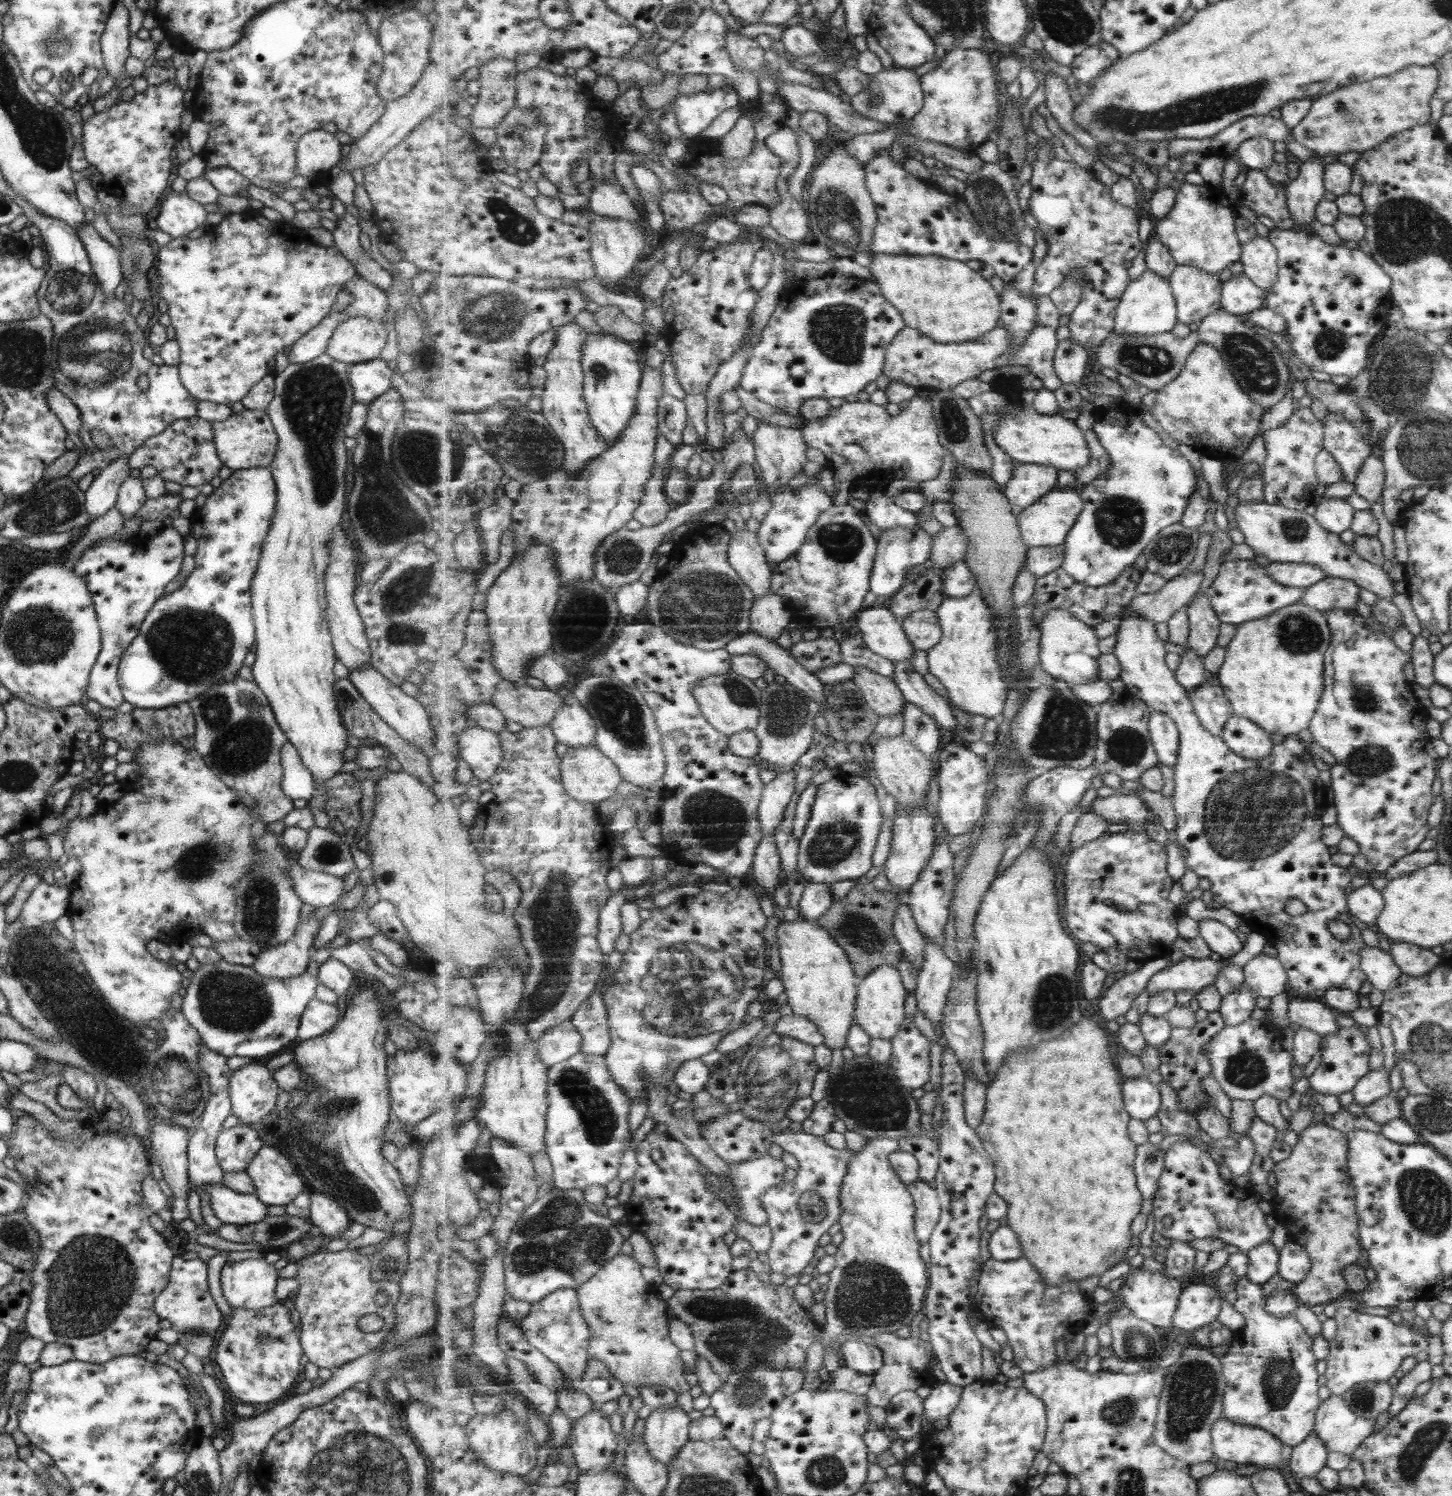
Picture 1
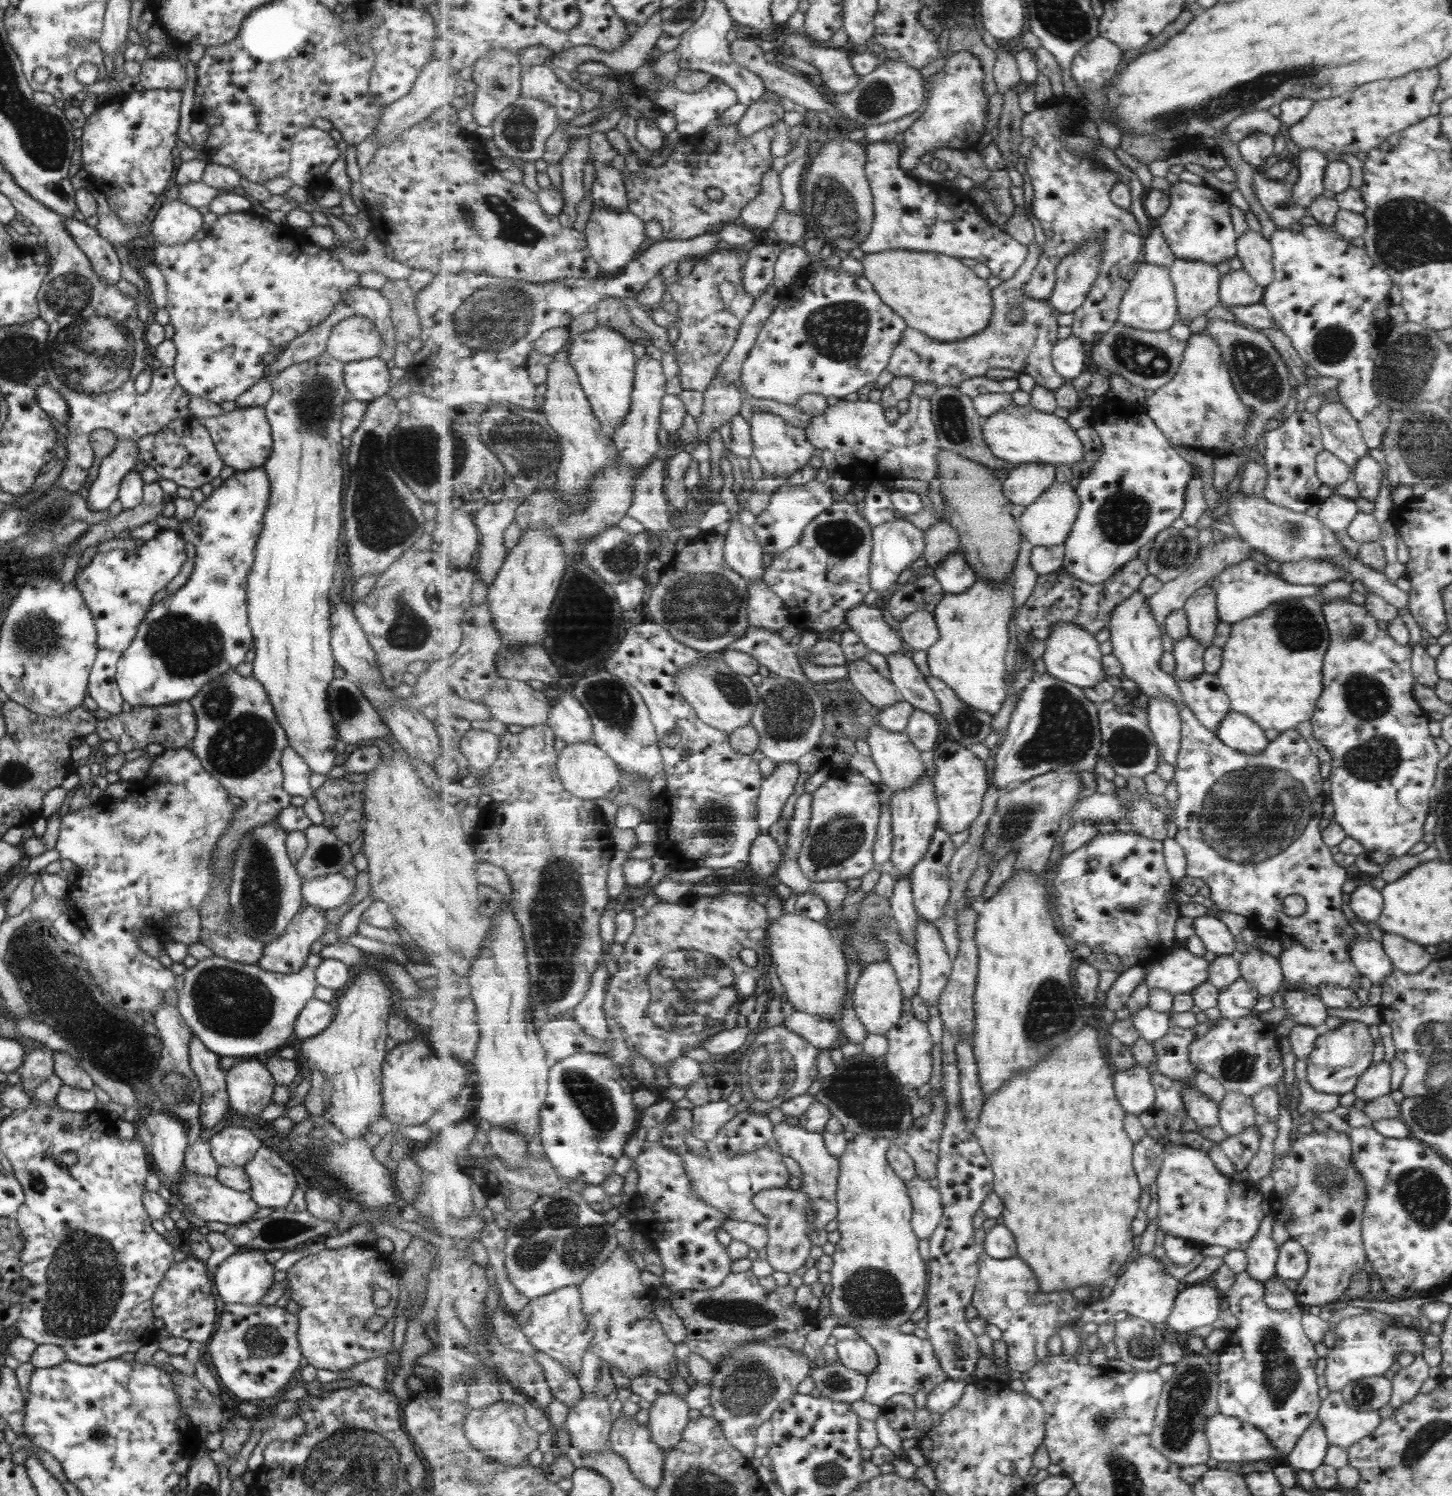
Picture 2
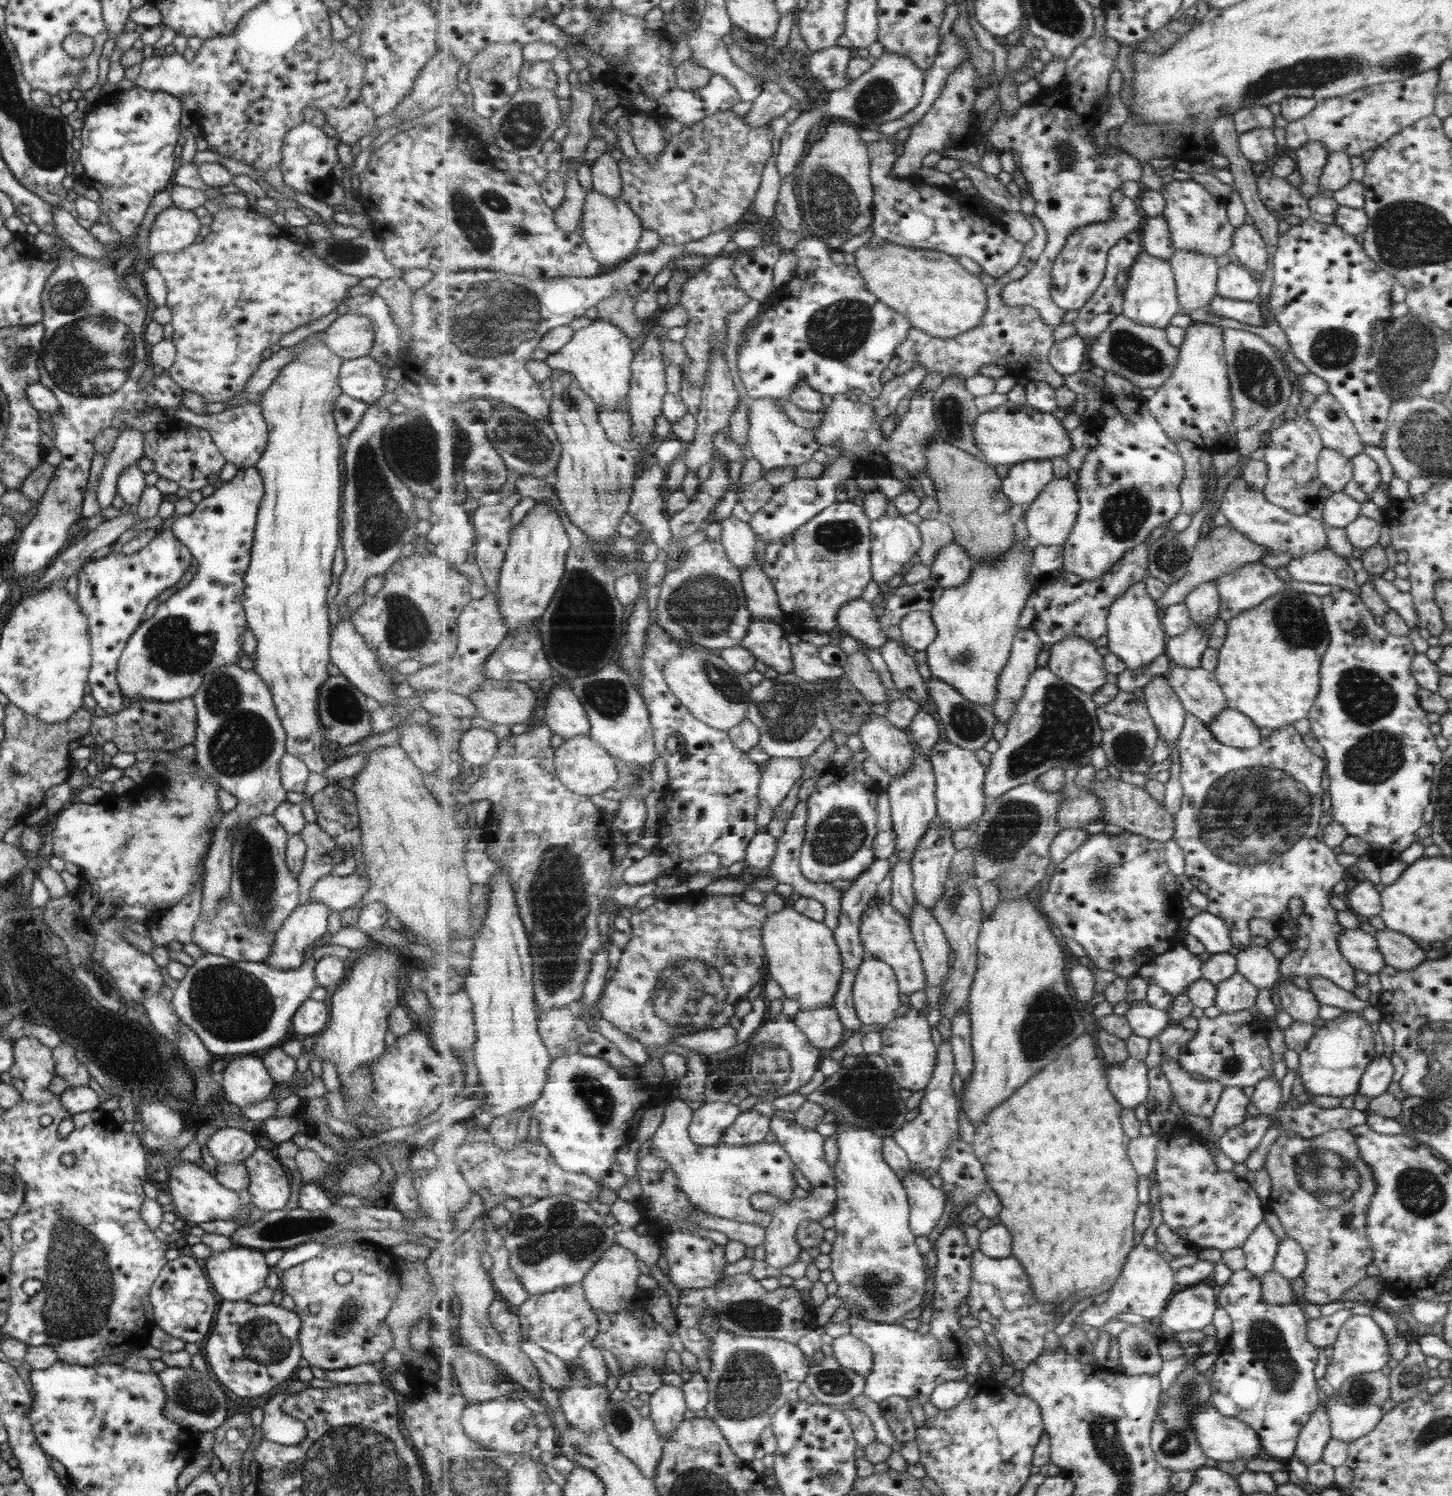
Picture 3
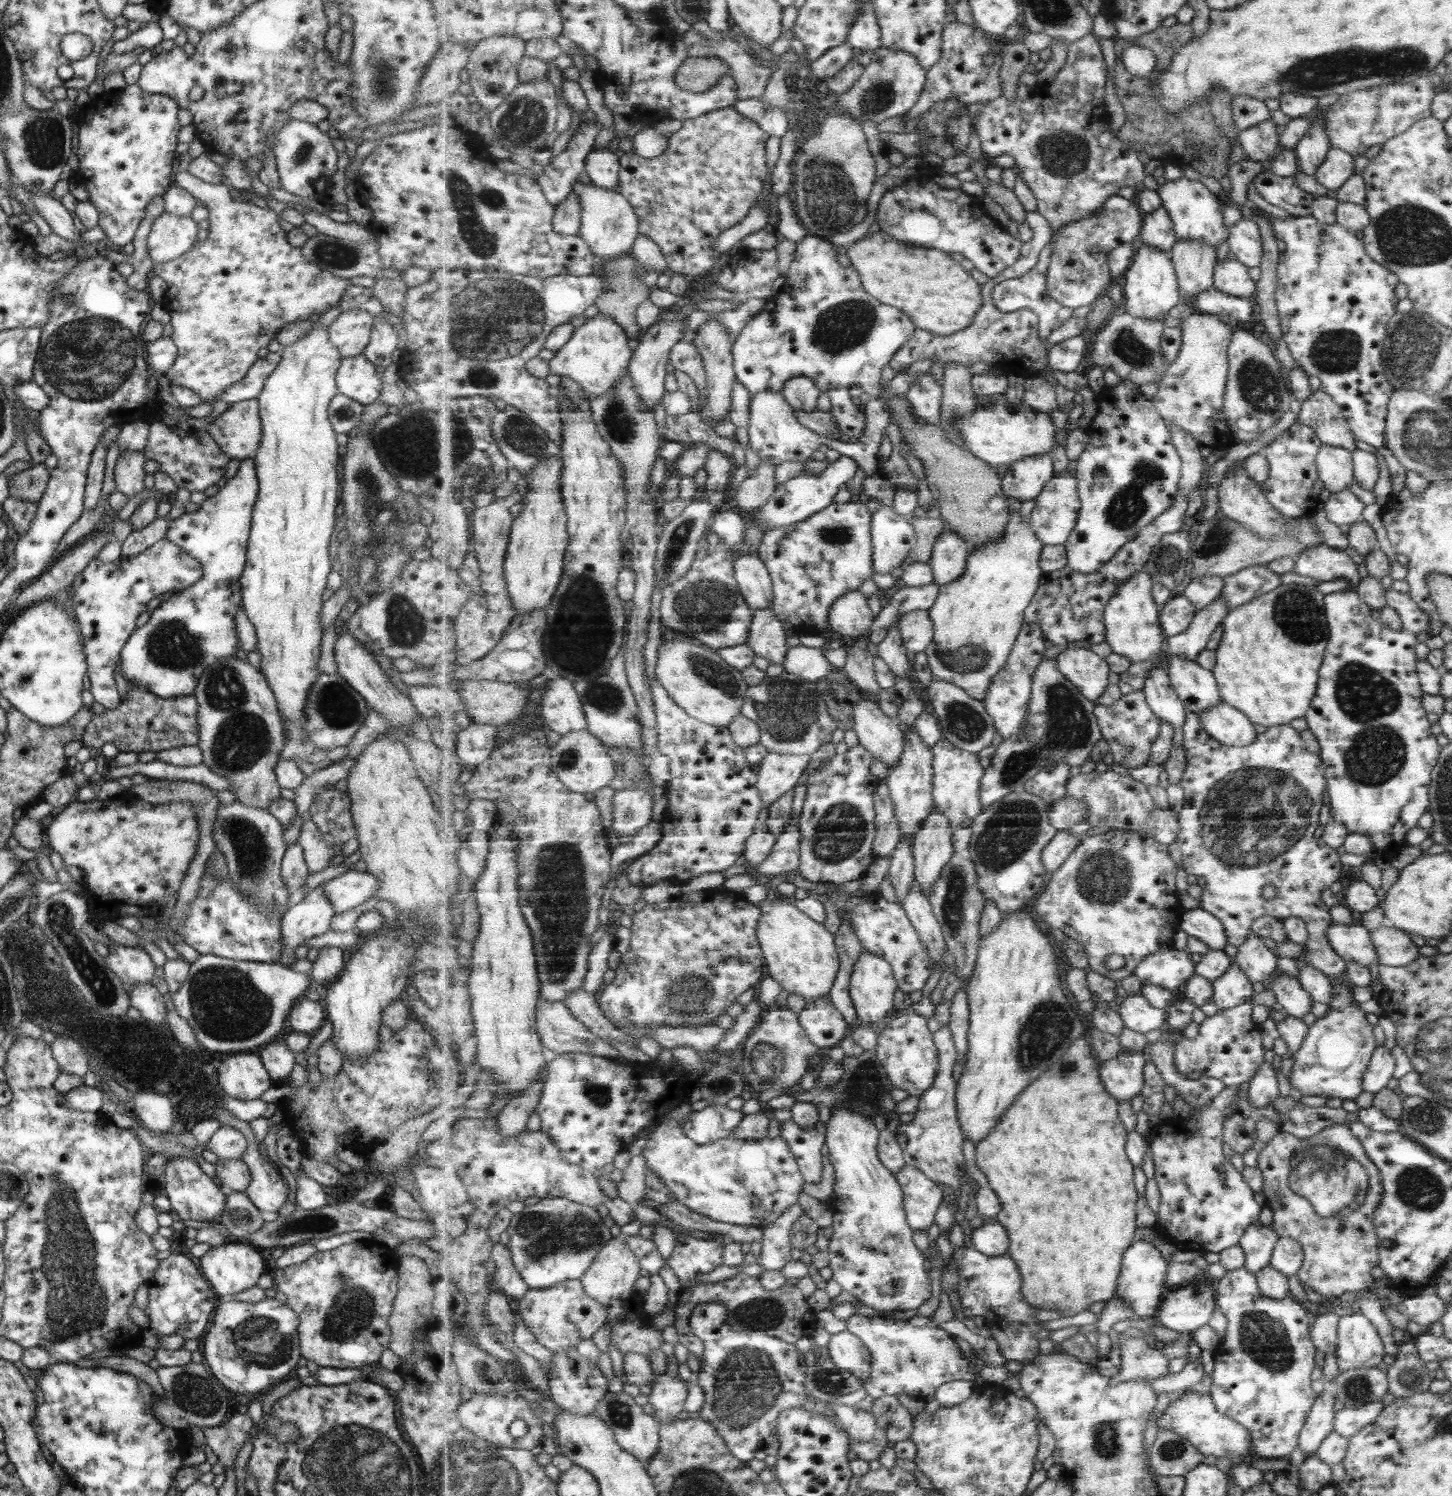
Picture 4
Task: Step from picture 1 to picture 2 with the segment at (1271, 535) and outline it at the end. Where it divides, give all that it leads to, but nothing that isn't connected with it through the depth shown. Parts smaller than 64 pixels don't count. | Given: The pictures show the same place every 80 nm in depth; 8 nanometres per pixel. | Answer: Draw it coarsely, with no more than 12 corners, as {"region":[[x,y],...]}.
{"region":[[1241,491],[1227,515],[1251,548],[1279,563],[1325,559],[1400,611],[1407,594],[1339,547],[1303,512]]}

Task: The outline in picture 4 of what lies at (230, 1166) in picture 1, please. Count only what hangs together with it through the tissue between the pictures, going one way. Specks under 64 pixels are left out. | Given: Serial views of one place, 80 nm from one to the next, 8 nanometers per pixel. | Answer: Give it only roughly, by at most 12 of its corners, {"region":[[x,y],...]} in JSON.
{"region":[[222,1124],[206,1144],[221,1160],[239,1159],[241,1133]]}

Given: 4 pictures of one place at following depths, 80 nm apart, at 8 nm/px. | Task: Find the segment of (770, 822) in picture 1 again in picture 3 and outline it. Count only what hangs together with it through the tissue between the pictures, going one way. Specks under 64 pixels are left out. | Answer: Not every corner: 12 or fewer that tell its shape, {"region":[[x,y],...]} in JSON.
{"region":[[770,757],[753,820],[768,832],[774,810],[803,776],[803,761]]}

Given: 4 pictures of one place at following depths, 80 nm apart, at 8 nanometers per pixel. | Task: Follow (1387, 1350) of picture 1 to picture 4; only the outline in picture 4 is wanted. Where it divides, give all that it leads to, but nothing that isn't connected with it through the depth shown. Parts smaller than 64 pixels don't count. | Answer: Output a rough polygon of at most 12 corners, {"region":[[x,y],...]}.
{"region":[[1361,1313],[1338,1318],[1339,1374],[1373,1368],[1384,1355]]}

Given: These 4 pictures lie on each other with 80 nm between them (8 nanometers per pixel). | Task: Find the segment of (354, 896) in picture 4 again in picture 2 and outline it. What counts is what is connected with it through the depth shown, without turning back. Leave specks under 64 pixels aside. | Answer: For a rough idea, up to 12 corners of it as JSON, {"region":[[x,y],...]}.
{"region":[[340,873],[301,879],[300,895],[324,911],[347,904],[354,882]]}

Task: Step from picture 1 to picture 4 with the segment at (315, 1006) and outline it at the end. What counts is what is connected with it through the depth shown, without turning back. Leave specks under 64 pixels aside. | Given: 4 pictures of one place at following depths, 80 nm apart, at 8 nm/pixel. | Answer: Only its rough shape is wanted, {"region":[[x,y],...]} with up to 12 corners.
{"region":[[301,998],[286,1019],[291,1030],[312,1035],[326,1014],[318,1002]]}

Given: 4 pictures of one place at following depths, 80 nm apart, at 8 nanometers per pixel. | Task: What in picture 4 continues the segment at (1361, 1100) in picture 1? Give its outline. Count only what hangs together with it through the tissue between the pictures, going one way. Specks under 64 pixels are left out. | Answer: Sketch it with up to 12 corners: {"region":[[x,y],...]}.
{"region":[[1375,1046],[1361,1080],[1377,1094],[1394,1072],[1390,1050]]}

